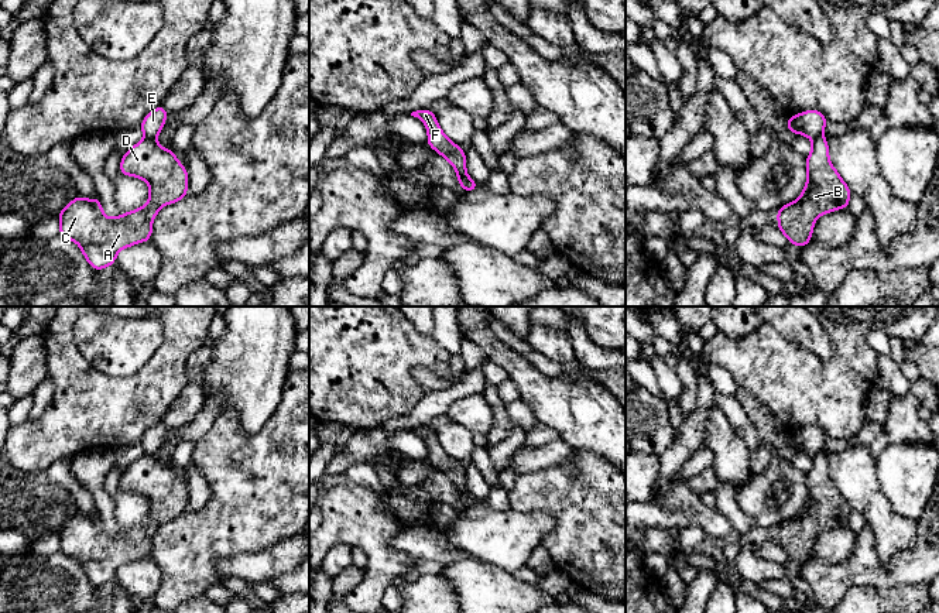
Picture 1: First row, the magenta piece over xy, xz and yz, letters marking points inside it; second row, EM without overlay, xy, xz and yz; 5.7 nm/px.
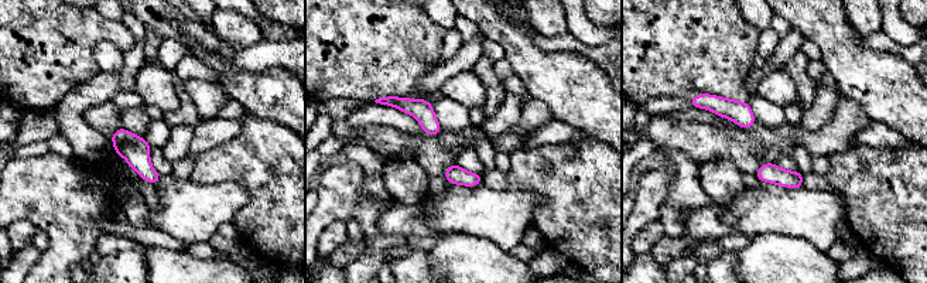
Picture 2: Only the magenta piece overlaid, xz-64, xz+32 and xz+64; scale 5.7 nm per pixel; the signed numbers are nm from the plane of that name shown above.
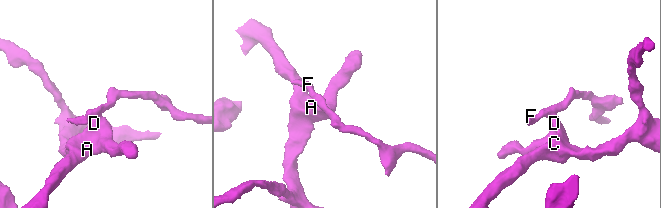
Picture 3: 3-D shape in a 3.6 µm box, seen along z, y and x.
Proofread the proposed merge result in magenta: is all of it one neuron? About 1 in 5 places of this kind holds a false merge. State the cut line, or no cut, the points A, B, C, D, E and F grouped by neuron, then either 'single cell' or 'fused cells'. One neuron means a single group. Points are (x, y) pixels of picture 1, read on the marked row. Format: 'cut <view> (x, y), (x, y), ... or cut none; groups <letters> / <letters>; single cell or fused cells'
cut xz (458, 174), (468, 178); groups A B C D / E F; fused cells

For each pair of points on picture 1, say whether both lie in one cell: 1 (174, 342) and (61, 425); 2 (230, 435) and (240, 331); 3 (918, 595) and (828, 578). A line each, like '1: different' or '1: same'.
1: same
2: different
3: different

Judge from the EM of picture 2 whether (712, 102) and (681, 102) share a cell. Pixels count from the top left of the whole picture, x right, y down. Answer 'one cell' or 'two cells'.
one cell

